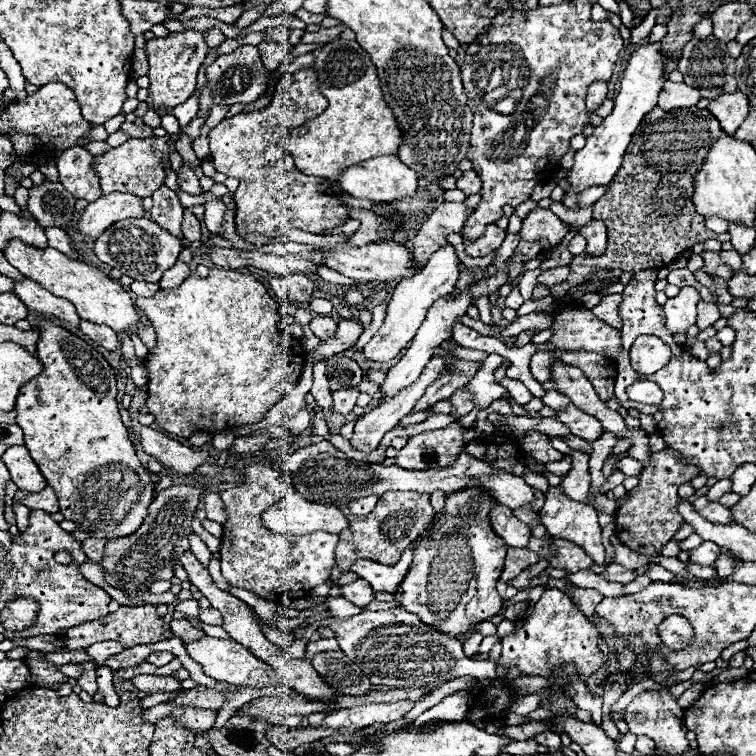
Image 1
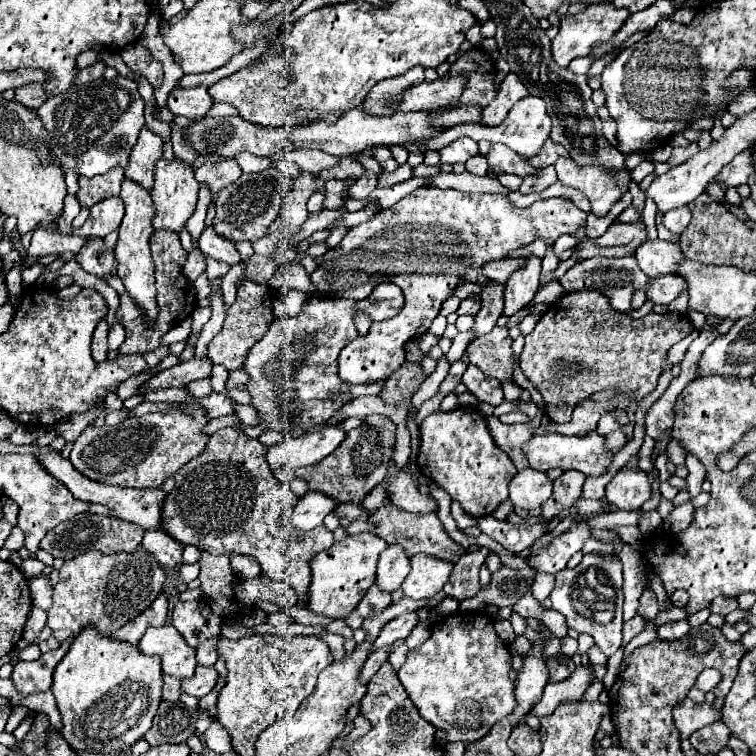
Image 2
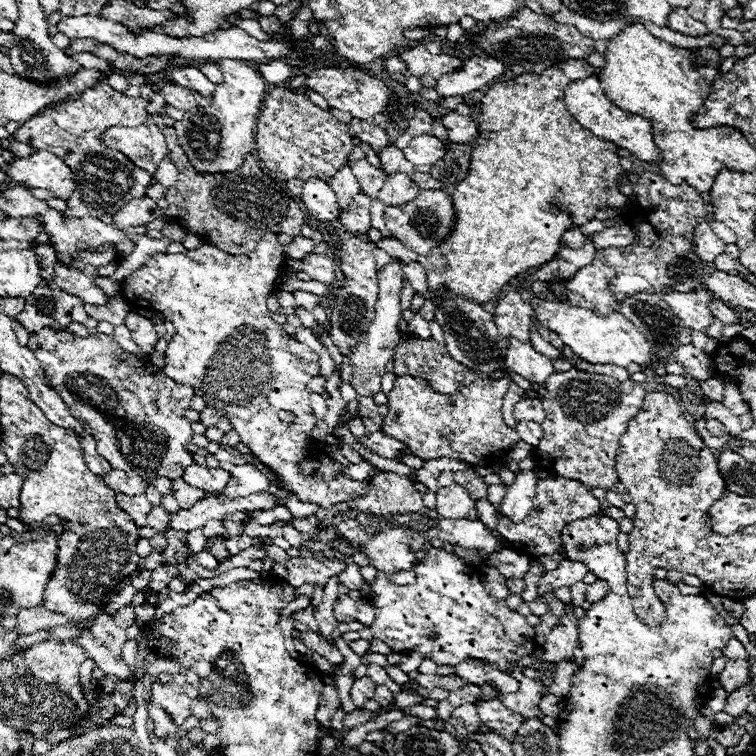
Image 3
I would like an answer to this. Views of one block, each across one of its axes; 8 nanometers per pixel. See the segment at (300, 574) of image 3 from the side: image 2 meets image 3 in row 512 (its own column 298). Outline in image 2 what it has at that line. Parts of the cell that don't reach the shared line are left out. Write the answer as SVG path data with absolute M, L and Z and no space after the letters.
M382 282L374 288L374 306L370 304L370 300L344 300L344 298L308 298L302 306L302 312L296 318L274 318L274 322L270 324L270 330L264 334L264 338L248 352L248 358L244 362L246 372L250 374L250 382L246 384L248 394L252 396L252 406L258 412L260 422L274 432L282 432L286 438L300 438L306 434L308 428L316 426L316 424L324 424L328 422L344 404L352 402L358 396L378 396L384 380L378 380L374 384L360 384L360 386L352 386L346 384L342 378L338 378L336 372L336 358L338 352L354 340L356 336L356 328L354 328L354 314L358 310L370 312L374 320L386 320L392 318L400 312L402 304L404 304L404 296L400 292L400 288L392 282Z

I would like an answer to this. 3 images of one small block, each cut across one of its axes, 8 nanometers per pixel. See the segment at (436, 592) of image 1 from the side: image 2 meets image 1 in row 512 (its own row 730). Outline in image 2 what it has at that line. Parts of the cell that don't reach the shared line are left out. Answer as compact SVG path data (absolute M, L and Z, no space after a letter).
M460 618L460 626L448 626L448 622L440 620L432 626L432 636L420 646L408 652L404 666L398 670L398 678L406 688L408 698L418 708L420 716L430 722L434 728L442 728L448 734L450 742L472 744L488 734L496 720L504 718L516 706L516 698L512 696L512 684L508 672L512 668L512 658L508 654L508 646L494 632L492 620L472 620Z

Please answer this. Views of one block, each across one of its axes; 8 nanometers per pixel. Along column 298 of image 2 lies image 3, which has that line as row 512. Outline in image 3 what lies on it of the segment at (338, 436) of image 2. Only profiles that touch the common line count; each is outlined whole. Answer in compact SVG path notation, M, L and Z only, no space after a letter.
M460 484L440 488L436 492L436 500L438 500L436 512L444 518L450 518L450 520L466 518L468 510L476 506L476 502L468 496L468 492Z

